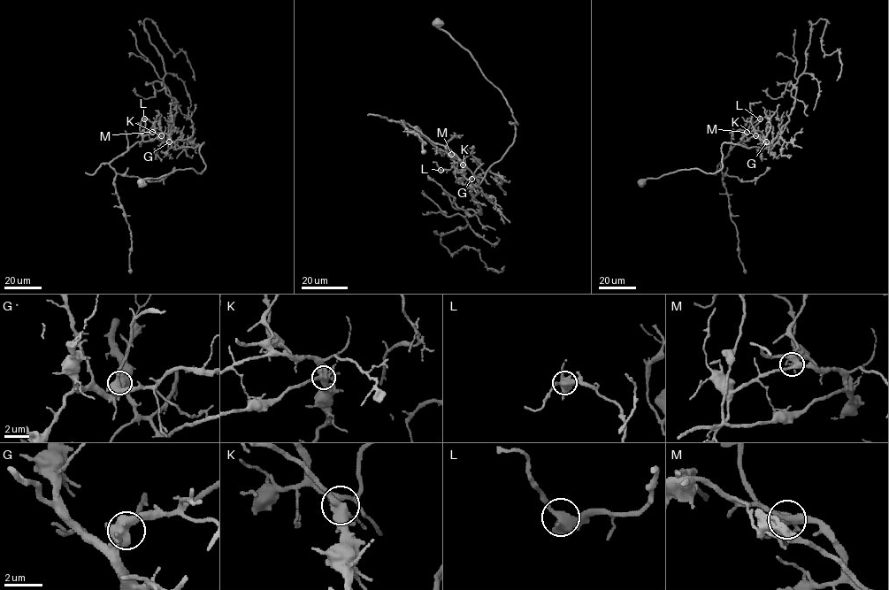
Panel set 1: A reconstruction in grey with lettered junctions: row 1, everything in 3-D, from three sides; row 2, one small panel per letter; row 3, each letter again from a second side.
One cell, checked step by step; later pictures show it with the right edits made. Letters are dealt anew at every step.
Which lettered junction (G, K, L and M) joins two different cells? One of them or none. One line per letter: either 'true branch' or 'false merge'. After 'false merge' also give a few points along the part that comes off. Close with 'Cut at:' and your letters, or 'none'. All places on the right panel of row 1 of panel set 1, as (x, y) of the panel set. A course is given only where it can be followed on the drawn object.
G: true branch
K: false merge; course (754, 135), (737, 142), (721, 164), (731, 219), (737, 233), (739, 257), (745, 273)
L: true branch
M: true branch
Cut at: K

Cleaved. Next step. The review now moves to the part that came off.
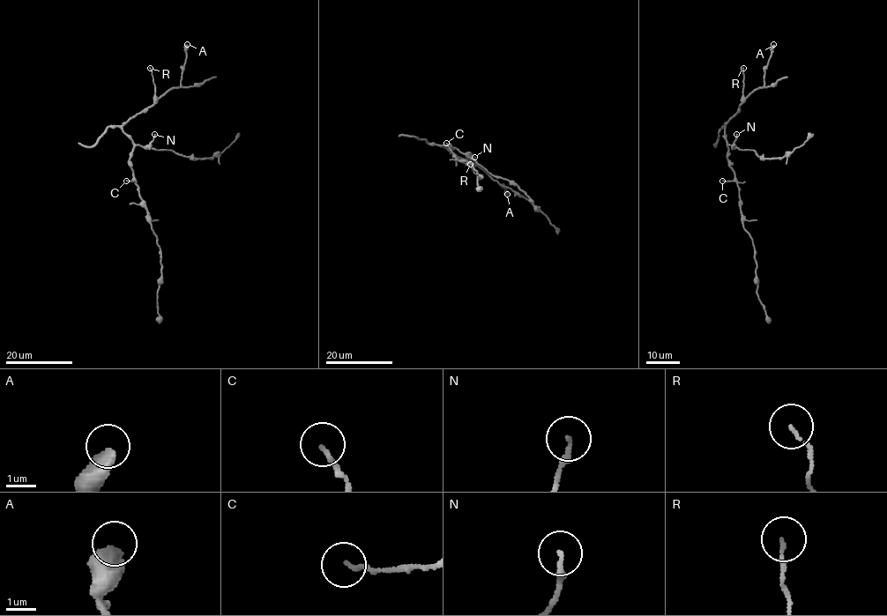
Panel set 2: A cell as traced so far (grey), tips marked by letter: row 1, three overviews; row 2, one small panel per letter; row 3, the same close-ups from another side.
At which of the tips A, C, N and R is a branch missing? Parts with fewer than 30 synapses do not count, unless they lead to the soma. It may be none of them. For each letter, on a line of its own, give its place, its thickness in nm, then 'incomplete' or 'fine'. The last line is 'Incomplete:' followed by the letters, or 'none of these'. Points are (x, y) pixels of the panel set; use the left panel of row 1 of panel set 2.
A: (187, 44) | 600 nm | fine
C: (126, 181) | 150 nm | fine
N: (154, 134) | 200 nm | fine
R: (150, 68) | 100 nm | fine
Incomplete: none of these

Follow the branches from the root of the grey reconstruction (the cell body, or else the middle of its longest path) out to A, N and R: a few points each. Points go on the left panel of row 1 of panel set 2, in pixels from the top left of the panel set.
A: (130, 166), (129, 159), (134, 143), (122, 127), (171, 88), (180, 85), (187, 44)
N: (130, 166), (129, 159), (132, 149), (137, 144), (146, 146), (154, 134)
R: (130, 166), (129, 159), (134, 143), (122, 127), (154, 101), (154, 85), (150, 68)

